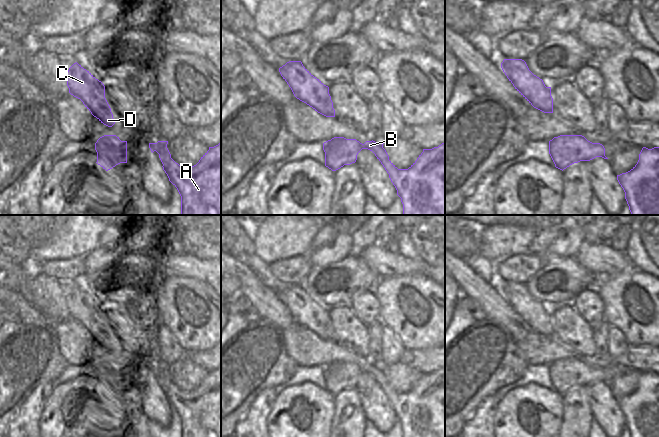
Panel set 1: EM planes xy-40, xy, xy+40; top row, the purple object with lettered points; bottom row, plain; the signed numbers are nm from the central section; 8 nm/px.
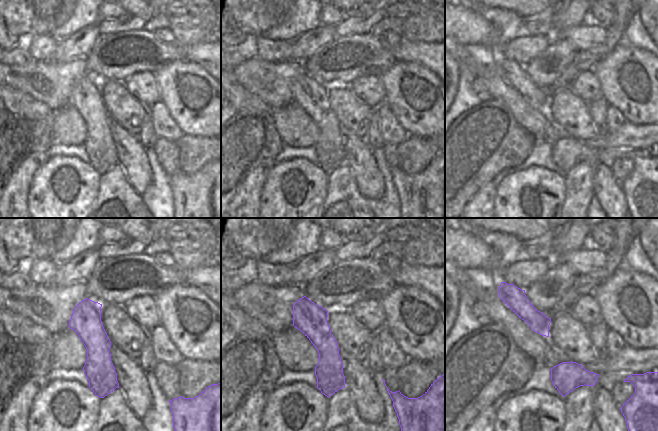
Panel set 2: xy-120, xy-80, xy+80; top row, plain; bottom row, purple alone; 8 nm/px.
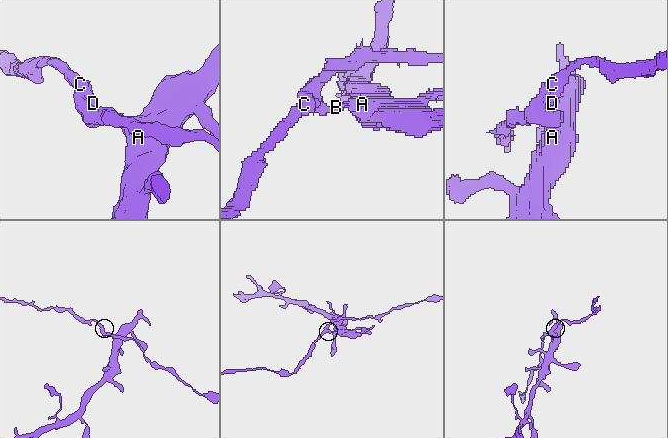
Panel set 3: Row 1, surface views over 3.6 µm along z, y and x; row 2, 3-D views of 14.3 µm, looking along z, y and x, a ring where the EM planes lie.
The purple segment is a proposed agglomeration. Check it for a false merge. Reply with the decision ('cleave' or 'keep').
cleave

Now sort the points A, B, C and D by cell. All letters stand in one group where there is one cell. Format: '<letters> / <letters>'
A B / C D

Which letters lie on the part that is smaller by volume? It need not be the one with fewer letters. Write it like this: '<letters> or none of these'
C, D

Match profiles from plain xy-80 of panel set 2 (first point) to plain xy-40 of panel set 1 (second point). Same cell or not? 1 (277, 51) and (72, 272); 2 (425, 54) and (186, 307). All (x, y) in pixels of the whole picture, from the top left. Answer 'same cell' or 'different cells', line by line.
1: same cell
2: different cells

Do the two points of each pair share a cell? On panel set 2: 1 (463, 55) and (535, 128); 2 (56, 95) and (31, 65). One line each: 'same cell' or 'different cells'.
1: same cell
2: same cell

